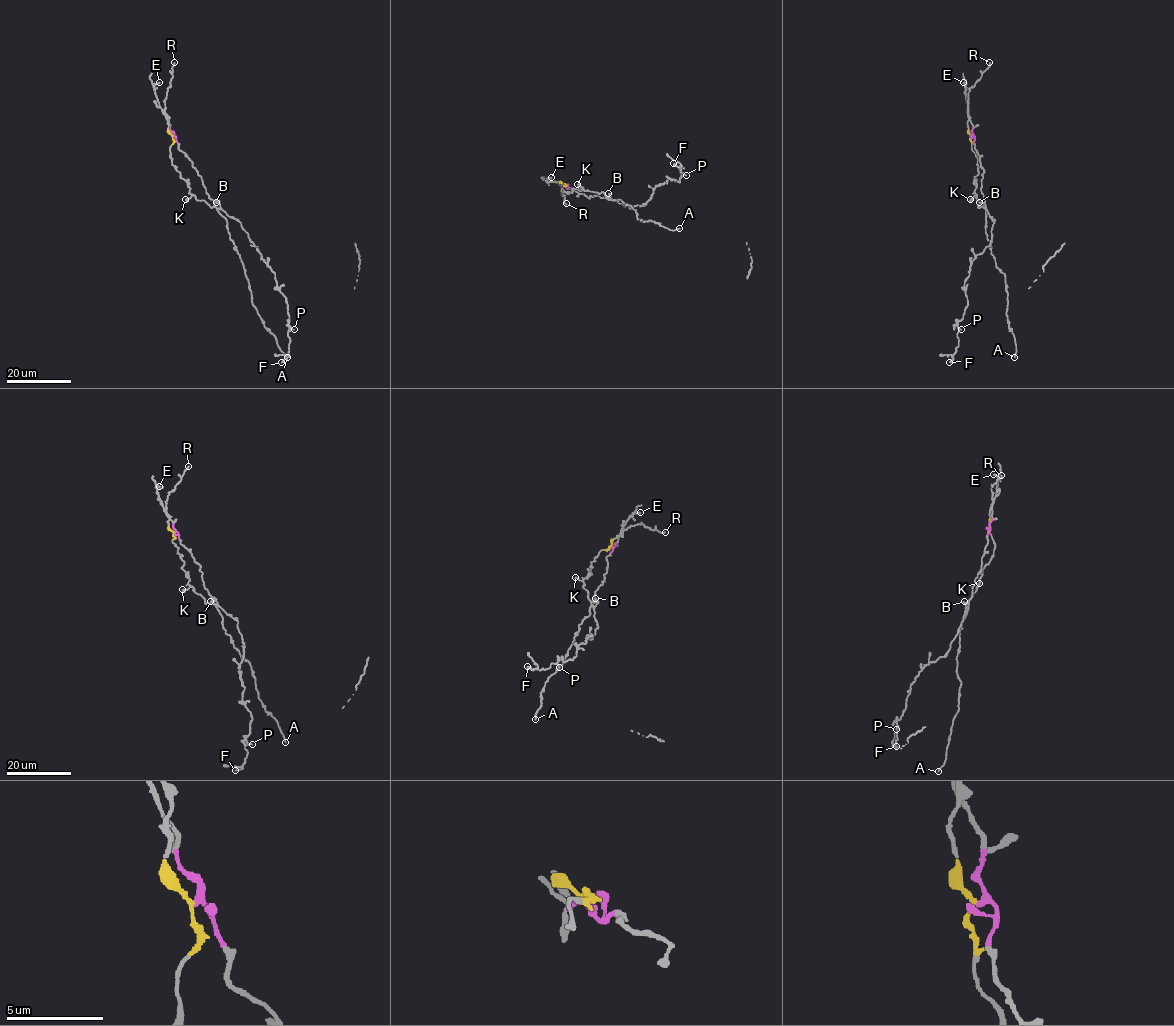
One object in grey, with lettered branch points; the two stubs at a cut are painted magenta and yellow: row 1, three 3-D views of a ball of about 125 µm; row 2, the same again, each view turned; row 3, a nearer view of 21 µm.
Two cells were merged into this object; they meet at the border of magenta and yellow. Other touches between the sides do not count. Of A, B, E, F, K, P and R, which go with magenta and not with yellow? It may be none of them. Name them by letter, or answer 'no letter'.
A, E

